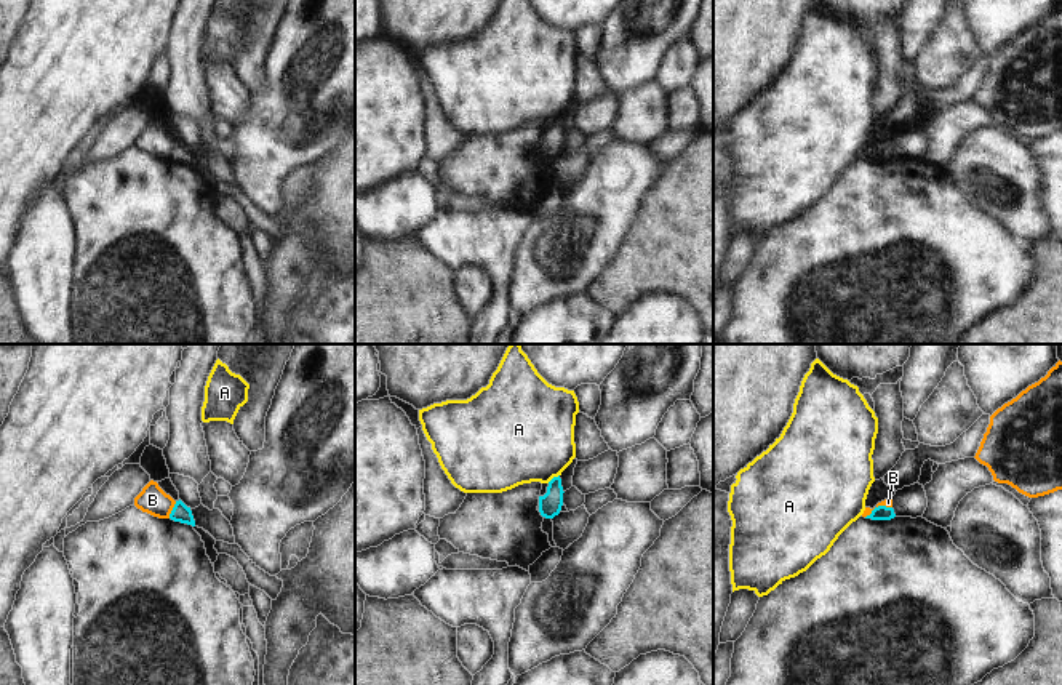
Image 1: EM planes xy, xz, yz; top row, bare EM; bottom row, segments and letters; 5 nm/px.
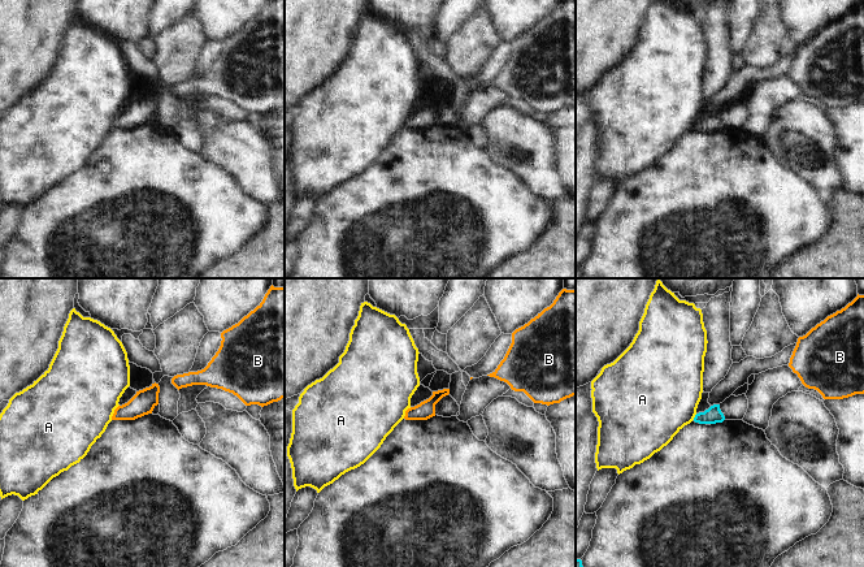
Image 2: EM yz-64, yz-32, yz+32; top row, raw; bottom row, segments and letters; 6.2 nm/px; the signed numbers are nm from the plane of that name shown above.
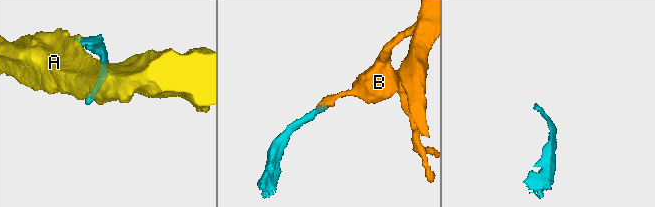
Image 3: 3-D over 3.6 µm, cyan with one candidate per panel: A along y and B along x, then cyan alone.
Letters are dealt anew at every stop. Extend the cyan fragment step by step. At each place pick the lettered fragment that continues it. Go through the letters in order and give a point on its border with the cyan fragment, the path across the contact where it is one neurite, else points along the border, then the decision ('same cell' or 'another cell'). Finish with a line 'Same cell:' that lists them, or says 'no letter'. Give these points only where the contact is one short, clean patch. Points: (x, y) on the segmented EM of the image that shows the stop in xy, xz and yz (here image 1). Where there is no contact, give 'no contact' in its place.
A: xz (554, 477) | along xz (558, 474), (547, 482) | another cell
B: xy (173, 509) | along xy (176, 501), (168, 517) | another cell
Same cell: no letter

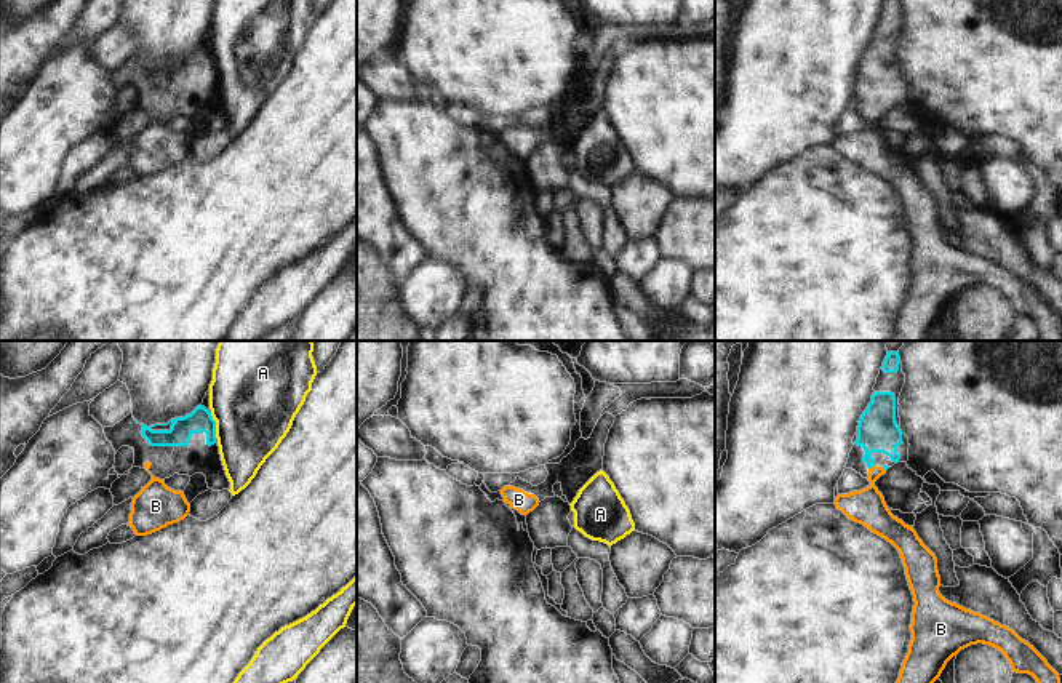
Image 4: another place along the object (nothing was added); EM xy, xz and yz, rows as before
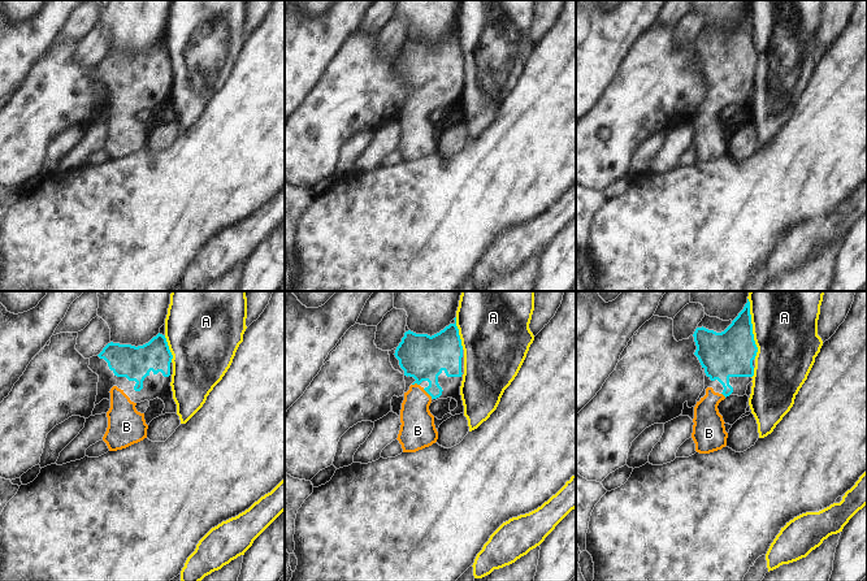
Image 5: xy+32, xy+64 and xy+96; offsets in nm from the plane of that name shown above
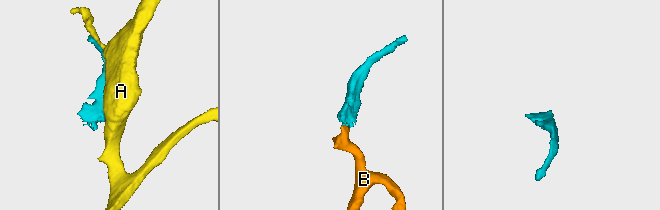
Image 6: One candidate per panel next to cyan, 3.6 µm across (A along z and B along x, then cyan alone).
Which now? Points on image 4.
A: xy (215, 426) | another cell
B: yz (870, 467) | across yz (877, 432), (869, 447), (870, 467), (872, 491), (867, 506) | same cell
Same cell: B

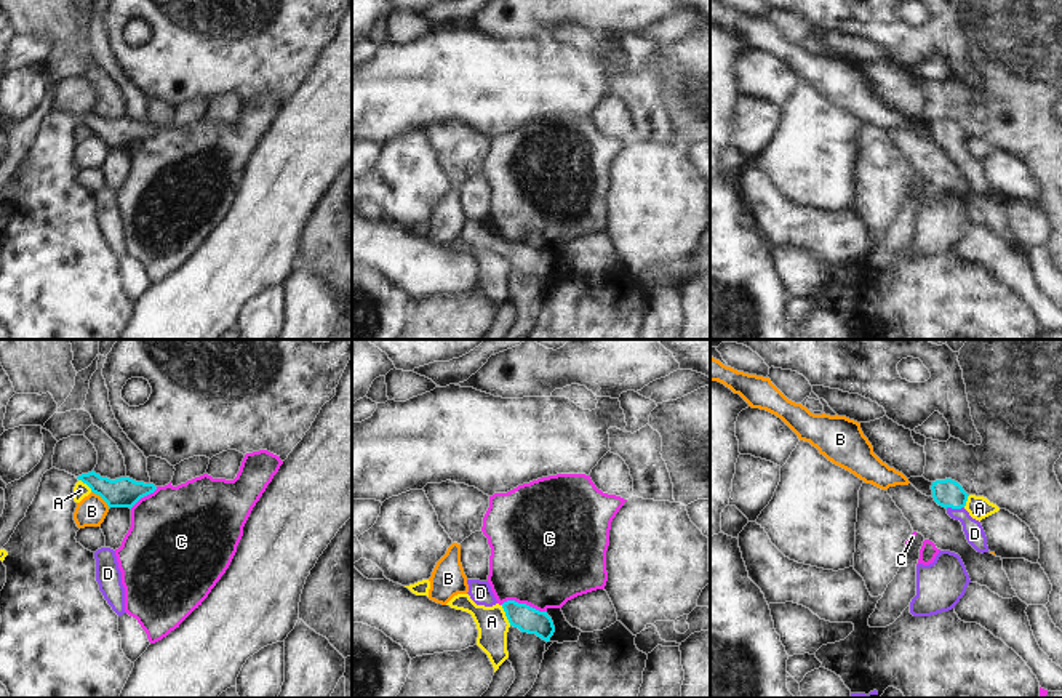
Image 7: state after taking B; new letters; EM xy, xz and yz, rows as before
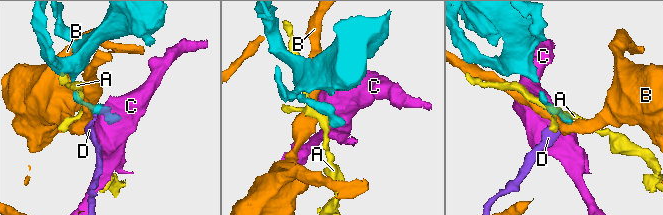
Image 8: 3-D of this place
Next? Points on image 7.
A: xz (506, 615) | another cell
B: xy (101, 497) | another cell
C: xz (523, 604) | another cell
D: yz (954, 508) | across yz (947, 493), (954, 500), (954, 508), (974, 533) | same cell
Same cell: D

